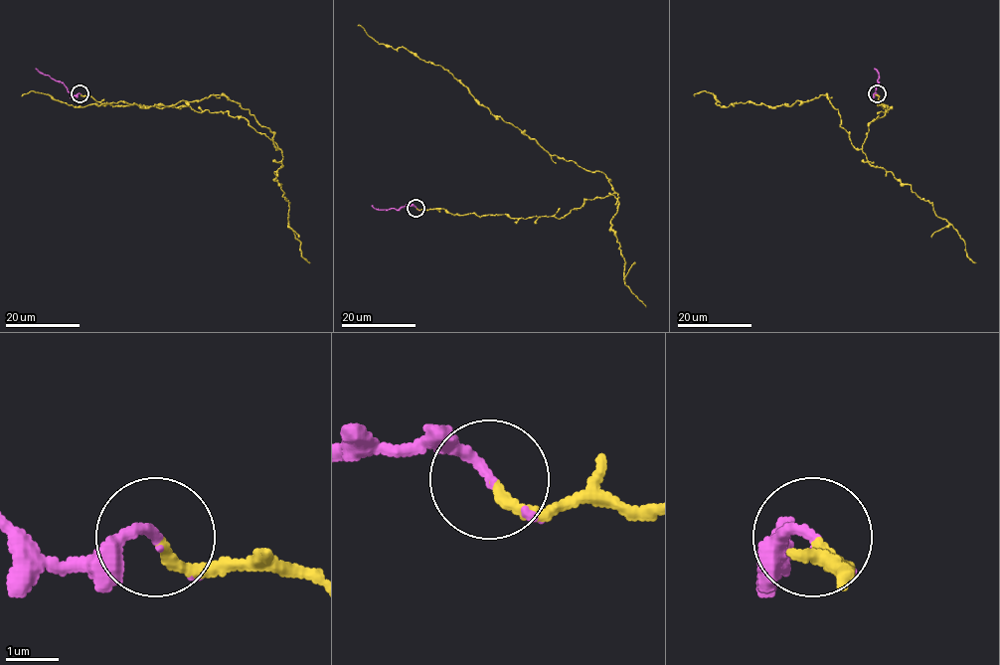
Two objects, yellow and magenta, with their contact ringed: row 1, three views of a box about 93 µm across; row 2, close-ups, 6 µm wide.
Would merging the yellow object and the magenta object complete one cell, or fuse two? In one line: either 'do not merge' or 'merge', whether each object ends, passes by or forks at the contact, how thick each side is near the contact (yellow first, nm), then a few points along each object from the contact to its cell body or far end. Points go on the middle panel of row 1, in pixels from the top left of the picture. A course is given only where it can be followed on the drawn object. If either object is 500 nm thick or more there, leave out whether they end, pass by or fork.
merge; yellow ends; magenta passes by; calibres 200 and 150 nm; course yellow (416, 208), (560, 219), (614, 191), (602, 172), (550, 155), (494, 116), (439, 65), (379, 44), (358, 25); course magenta (416, 208), (377, 209), (373, 205)

